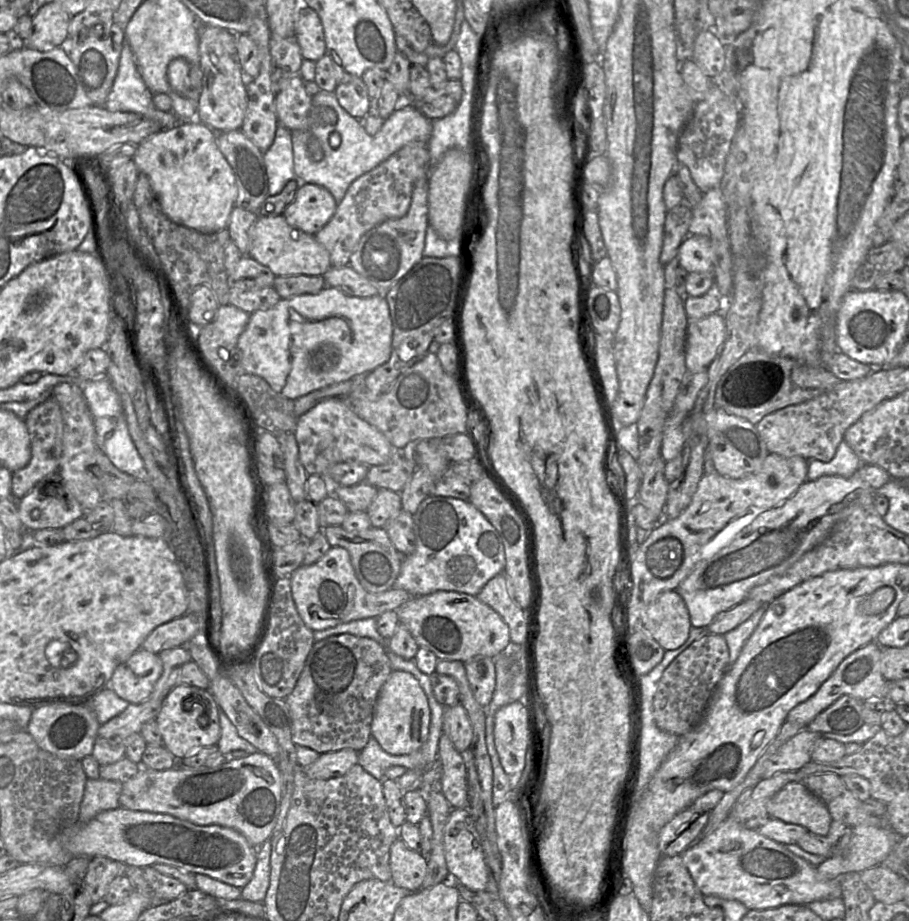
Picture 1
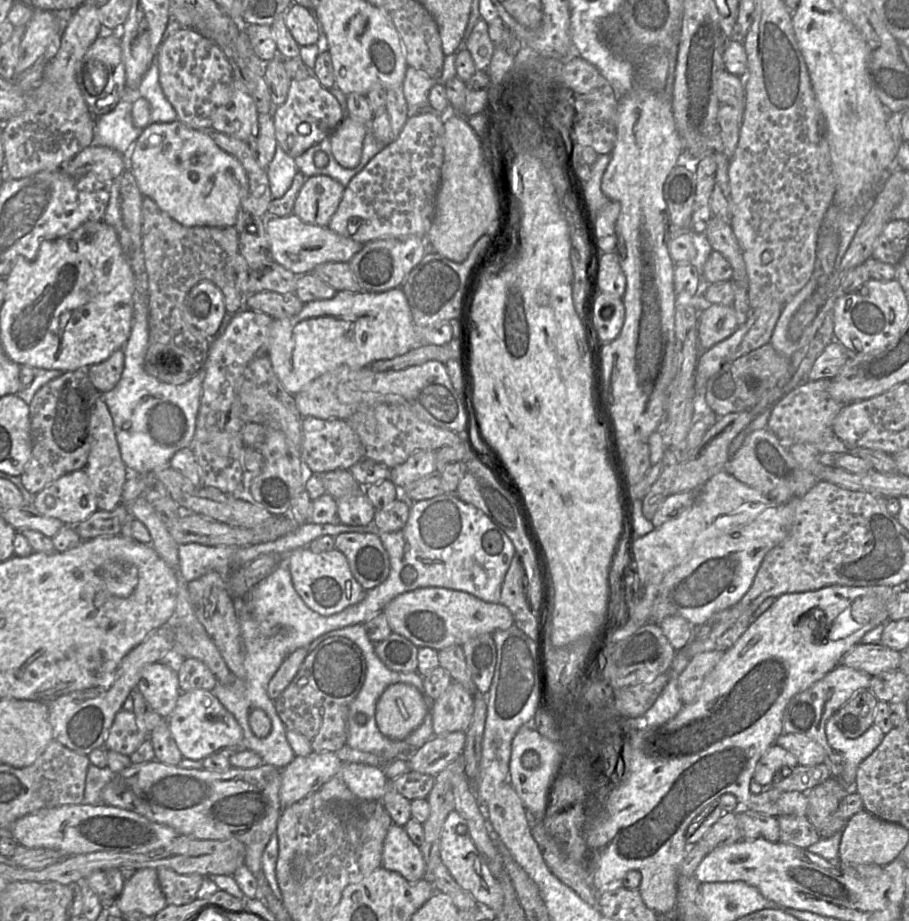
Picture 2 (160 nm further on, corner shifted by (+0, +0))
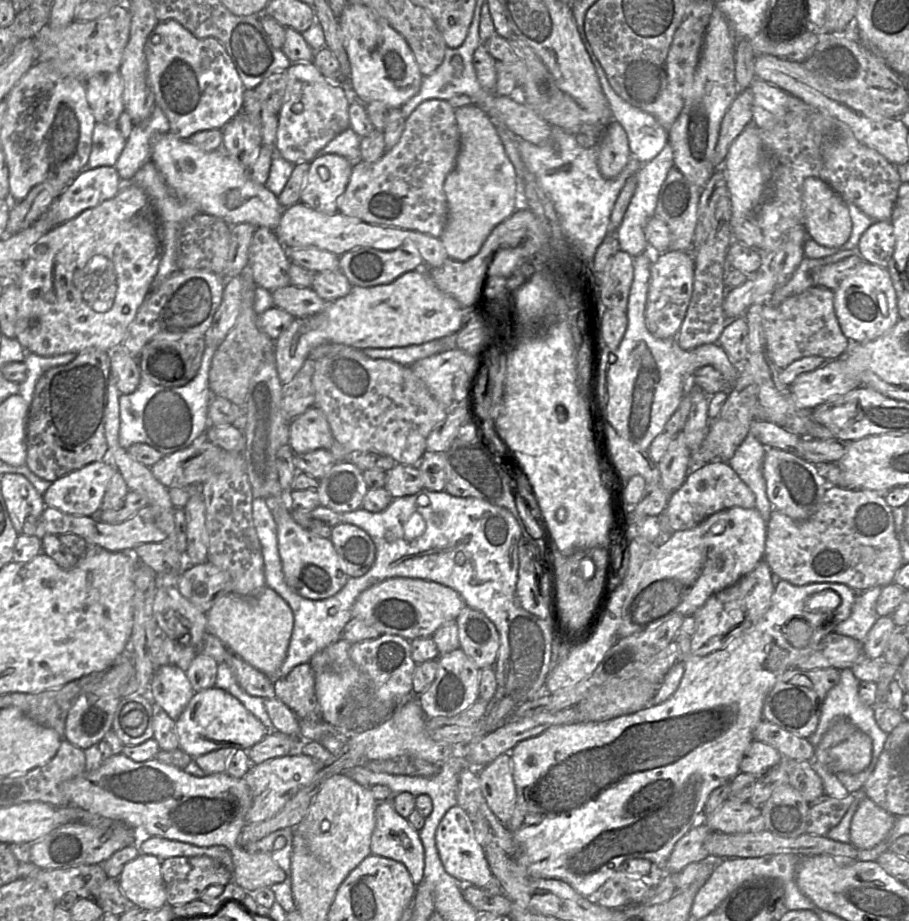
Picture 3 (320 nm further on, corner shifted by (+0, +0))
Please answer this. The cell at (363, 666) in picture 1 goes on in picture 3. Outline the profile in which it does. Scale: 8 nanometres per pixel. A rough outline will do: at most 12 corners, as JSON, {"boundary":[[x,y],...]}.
{"boundary":[[310,663],[274,682],[300,720],[322,721]]}

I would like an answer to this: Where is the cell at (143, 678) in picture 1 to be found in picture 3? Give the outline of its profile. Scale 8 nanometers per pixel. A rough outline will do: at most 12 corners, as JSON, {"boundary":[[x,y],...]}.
{"boundary":[[158,667],[150,699],[176,721],[195,694],[184,671]]}

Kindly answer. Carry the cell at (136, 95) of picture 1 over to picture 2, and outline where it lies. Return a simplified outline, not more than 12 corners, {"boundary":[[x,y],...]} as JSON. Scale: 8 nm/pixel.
{"boundary":[[129,94],[95,117],[94,145],[127,154],[143,130]]}

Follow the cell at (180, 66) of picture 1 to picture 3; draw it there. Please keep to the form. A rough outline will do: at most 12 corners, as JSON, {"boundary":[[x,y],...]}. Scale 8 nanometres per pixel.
{"boundary":[[174,20],[145,44],[155,105],[182,140],[224,126],[245,87],[222,43]]}

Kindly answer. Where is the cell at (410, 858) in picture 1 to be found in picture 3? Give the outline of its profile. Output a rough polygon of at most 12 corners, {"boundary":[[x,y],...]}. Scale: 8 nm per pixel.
{"boundary":[[378,802],[371,854],[396,860],[417,886],[425,854],[419,831]]}

